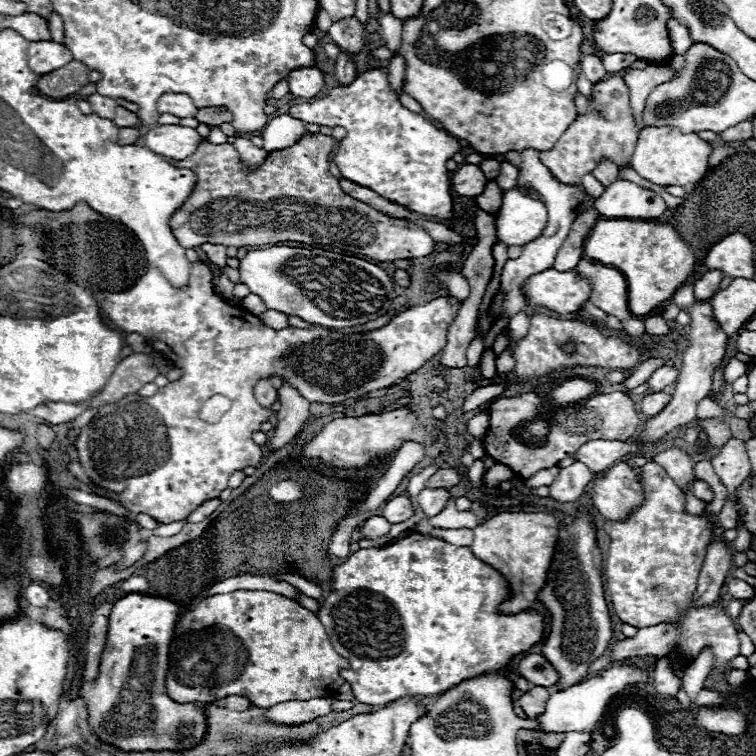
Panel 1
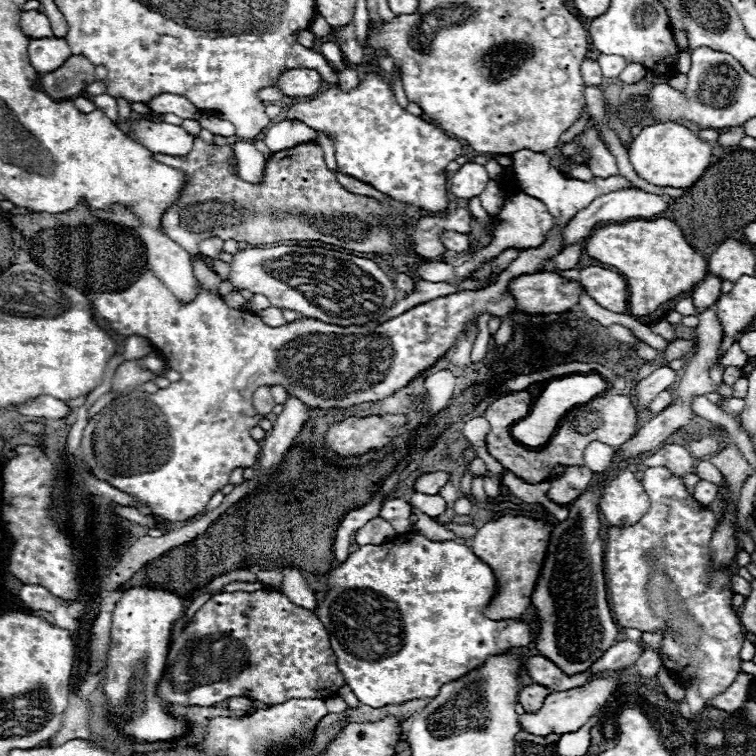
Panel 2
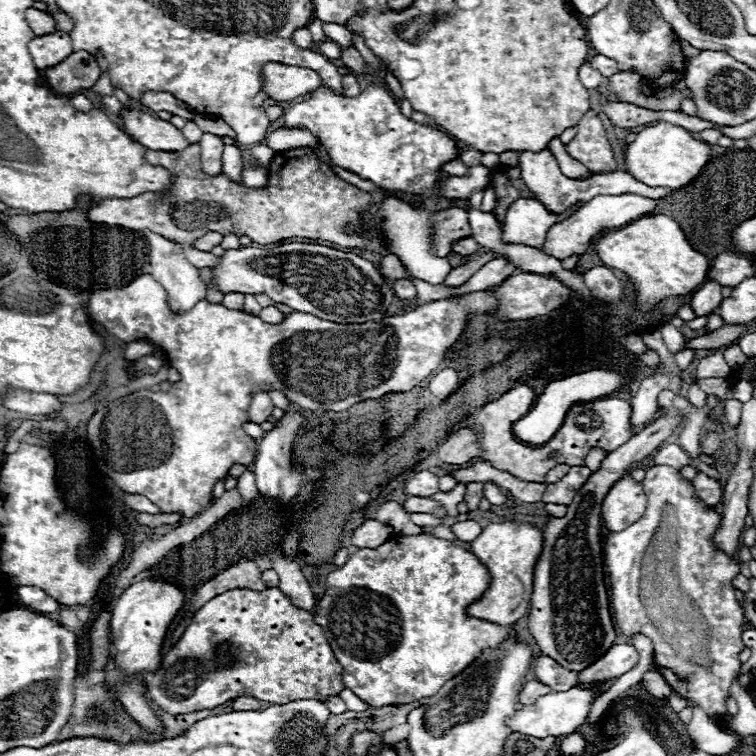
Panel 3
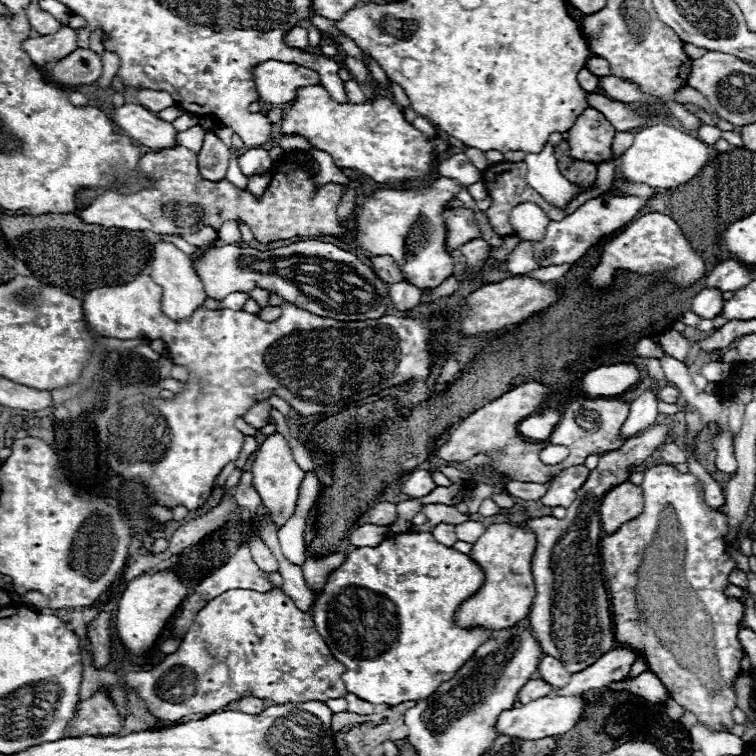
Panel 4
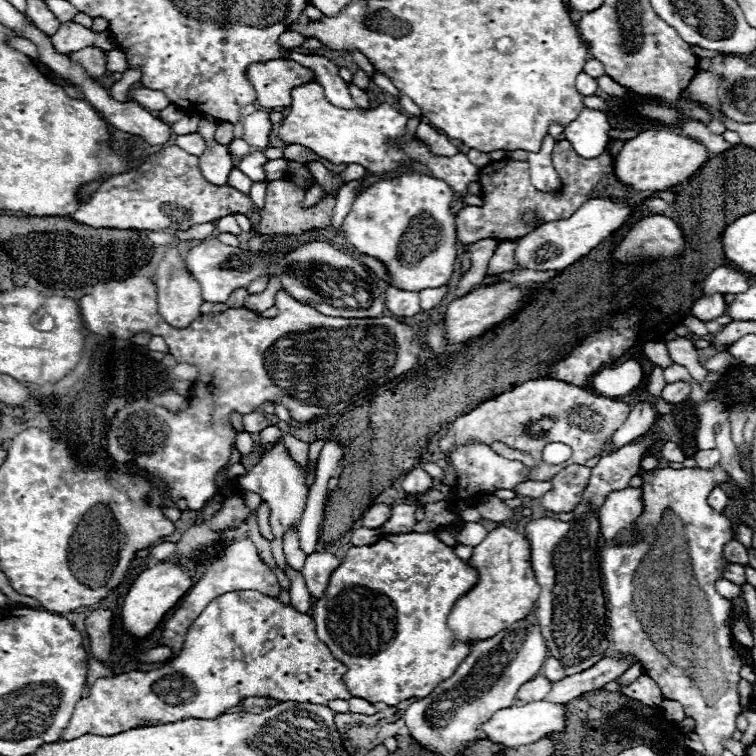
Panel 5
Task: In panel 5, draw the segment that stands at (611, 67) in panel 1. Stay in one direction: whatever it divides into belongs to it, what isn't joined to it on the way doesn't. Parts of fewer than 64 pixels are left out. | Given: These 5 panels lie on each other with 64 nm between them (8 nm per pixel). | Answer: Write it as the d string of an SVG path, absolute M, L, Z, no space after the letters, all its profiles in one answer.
M592 58L592 60L588 60L588 62L584 64L584 72L590 74L592 78L600 78L602 74L606 74L606 72L604 72L604 64L600 64L600 60L596 60L596 58Z

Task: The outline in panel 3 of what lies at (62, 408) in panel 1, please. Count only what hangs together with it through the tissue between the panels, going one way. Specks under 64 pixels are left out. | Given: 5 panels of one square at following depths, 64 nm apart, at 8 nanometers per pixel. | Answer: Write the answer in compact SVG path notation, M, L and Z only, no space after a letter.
M14 392L8 398L2 398L2 404L10 410L24 414L58 414L62 410L62 402L54 394L32 394L32 392Z

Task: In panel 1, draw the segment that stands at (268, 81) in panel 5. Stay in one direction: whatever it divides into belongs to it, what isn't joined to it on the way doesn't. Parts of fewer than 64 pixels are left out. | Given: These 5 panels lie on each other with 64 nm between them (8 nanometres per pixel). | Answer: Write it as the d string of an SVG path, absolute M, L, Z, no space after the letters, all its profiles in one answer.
M318 68L292 70L288 86L290 92L298 98L314 98L324 88L324 74Z

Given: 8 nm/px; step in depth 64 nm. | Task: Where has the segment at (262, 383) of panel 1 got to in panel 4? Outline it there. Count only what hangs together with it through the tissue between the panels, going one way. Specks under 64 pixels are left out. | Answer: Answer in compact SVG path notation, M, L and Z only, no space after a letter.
M262 400L262 402L256 402L246 414L244 414L244 420L248 422L248 424L252 424L254 428L262 428L262 426L266 426L268 422L270 422L270 404L268 404L268 400Z

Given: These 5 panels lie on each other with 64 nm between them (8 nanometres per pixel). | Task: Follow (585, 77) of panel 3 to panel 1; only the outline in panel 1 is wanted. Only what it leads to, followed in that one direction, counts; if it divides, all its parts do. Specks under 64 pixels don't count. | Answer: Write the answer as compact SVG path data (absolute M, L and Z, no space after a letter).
M586 54L586 56L582 56L580 64L582 64L582 70L584 70L586 78L588 78L592 84L594 84L594 82L600 82L600 80L606 76L606 68L604 68L604 64L602 64L602 58L596 56L596 54Z

